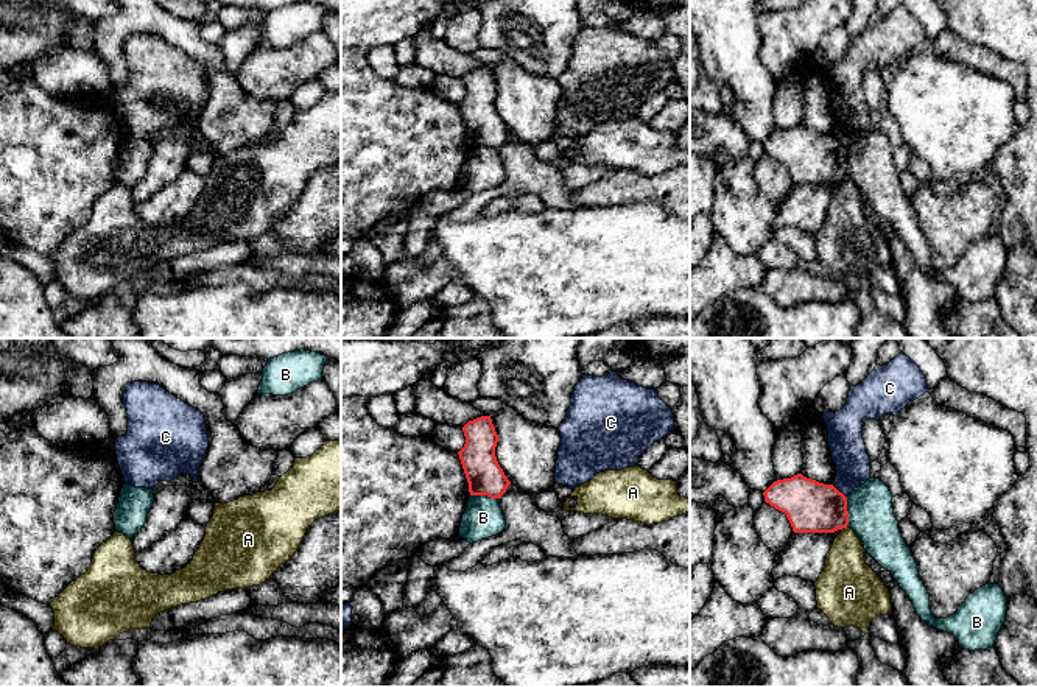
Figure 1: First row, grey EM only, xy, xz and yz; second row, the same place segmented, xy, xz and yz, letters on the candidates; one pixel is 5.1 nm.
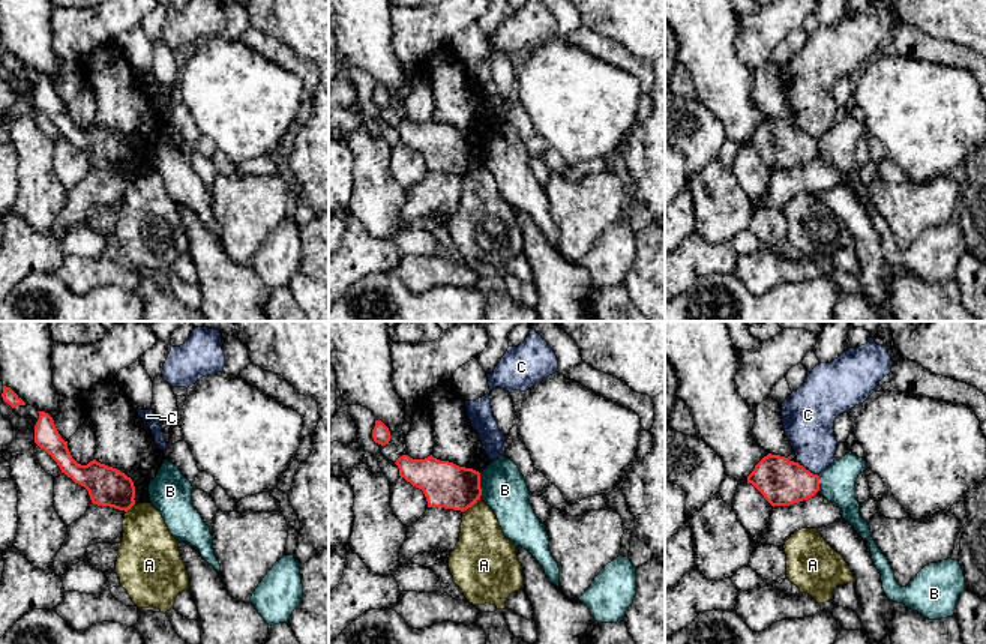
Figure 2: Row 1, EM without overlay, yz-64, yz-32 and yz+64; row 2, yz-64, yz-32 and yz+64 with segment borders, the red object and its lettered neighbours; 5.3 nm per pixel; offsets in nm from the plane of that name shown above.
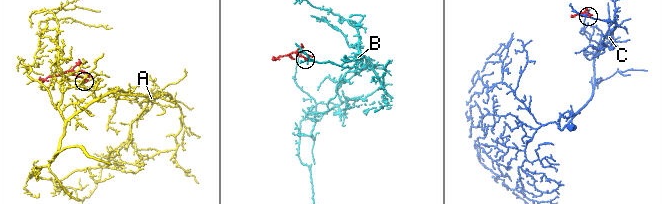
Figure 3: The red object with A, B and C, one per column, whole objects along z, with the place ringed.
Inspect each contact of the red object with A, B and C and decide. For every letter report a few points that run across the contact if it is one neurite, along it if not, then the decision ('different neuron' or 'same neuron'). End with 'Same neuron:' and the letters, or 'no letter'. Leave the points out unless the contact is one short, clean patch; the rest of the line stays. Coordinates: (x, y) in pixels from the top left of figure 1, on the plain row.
A: line yz (847, 175), (841, 181); different neuron
B: line xz (471, 145), (486, 145), (497, 150); different neuron
C: line yz (832, 136), (846, 148); different neuron
Same neuron: no letter

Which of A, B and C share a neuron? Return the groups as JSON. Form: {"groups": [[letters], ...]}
{"groups": [["A"], ["B"], ["C"]]}

